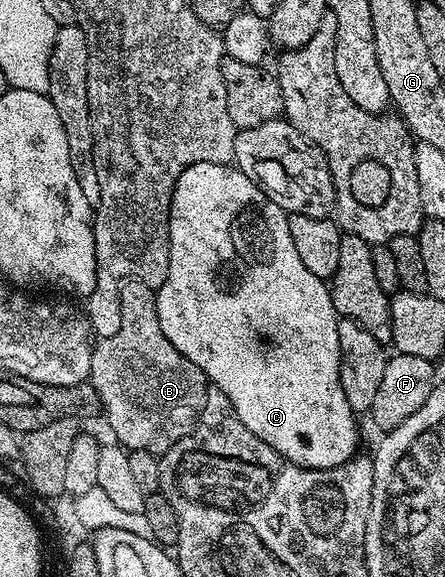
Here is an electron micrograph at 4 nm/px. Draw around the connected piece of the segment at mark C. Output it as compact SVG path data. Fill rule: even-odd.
M198 162L186 170L172 191L172 205L169 218L169 273L165 284L156 292L156 309L162 334L194 366L203 370L211 387L222 390L226 398L230 398L230 406L238 414L242 426L253 432L262 442L266 442L278 454L282 454L290 462L303 468L333 468L344 464L357 455L356 443L360 440L360 432L356 429L357 413L353 412L350 402L346 402L346 394L340 381L340 351L338 350L338 317L332 301L329 285L320 280L310 270L306 270L302 258L298 258L298 250L294 250L294 238L290 238L289 214L274 203L268 194L246 174L232 164L215 164L214 162Z

